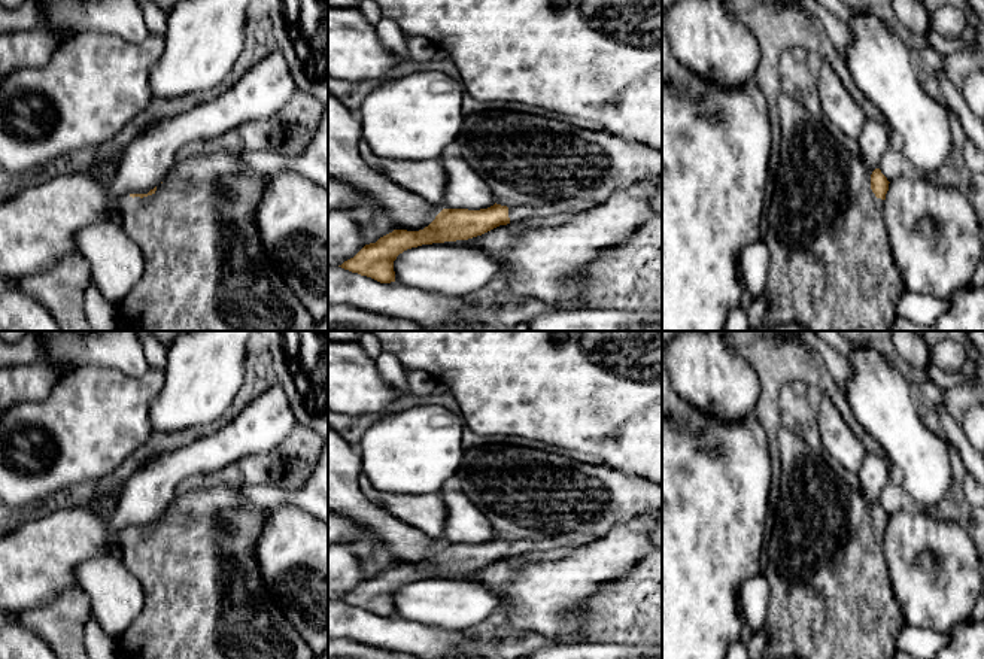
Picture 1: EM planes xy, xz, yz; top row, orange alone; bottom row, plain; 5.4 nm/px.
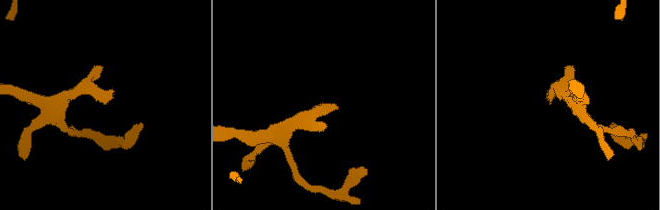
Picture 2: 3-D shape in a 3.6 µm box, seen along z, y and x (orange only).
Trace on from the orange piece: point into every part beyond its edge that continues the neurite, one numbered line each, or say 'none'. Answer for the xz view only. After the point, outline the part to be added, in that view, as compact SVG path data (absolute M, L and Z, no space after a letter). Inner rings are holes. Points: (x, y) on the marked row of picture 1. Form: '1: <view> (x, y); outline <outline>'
1: xz (535, 166); outline M485 109L468 113L456 142L462 158L489 185L495 203L508 207L510 222L575 215L602 204L613 192L635 182L662 179L662 152L655 148L604 130L592 131L516 110Z

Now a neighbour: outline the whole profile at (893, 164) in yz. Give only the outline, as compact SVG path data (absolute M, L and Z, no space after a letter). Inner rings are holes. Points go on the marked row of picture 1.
M889 148L884 152L878 168L887 177L889 182L893 182L895 179L898 179L902 174L905 174L906 171L909 171L909 165L908 165L903 154L893 148Z

